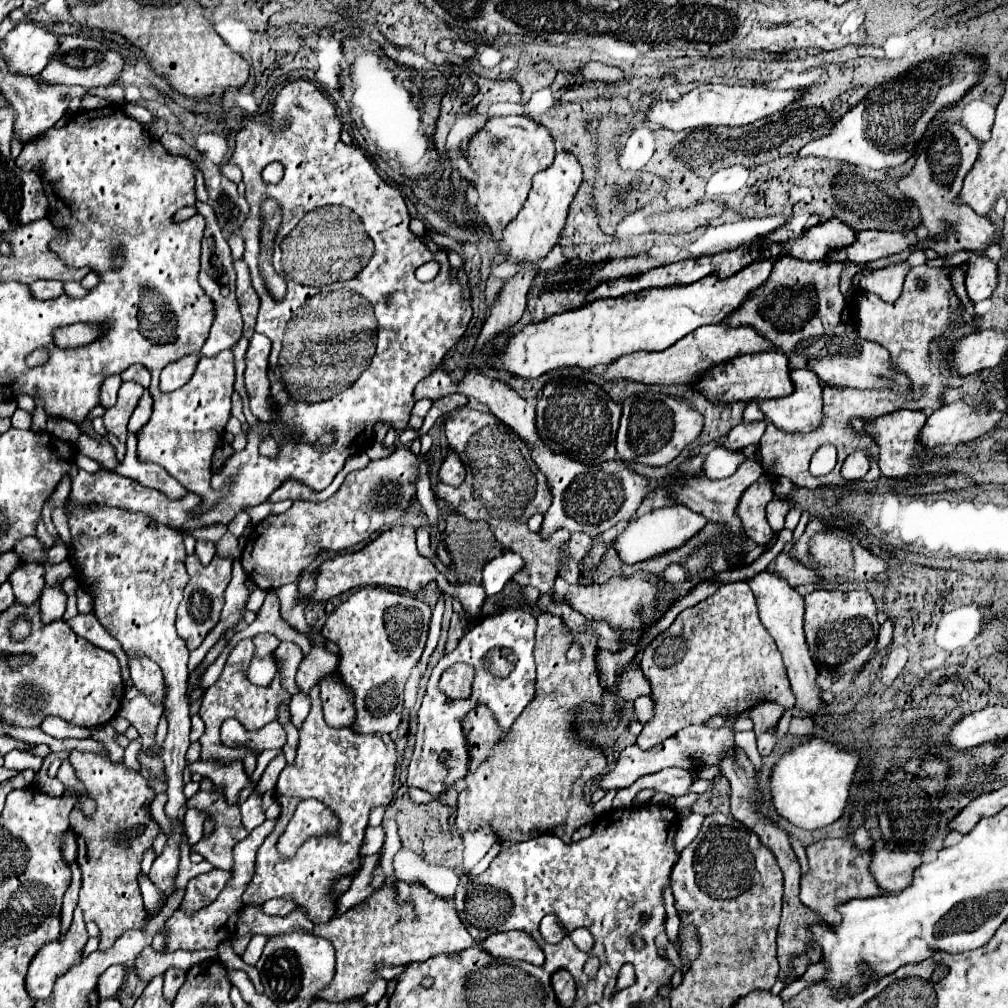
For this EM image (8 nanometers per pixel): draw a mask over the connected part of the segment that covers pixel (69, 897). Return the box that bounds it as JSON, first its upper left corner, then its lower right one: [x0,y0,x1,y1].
[61,862,81,932]

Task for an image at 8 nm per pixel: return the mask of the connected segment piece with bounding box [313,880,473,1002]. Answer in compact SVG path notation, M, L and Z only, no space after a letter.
M403 880L385 882L383 888L365 902L349 908L345 914L329 920L327 924L317 924L313 934L327 938L337 956L331 984L315 994L315 998L329 1002L345 1002L361 996L361 992L367 992L369 980L377 978L373 974L373 966L377 962L425 962L439 952L459 952L473 944L451 902L439 898L425 886Z

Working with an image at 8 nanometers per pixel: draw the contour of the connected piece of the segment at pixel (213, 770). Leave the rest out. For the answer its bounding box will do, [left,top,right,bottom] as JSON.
[189,760,249,804]

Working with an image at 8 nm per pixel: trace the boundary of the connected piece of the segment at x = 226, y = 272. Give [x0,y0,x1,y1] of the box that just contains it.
[195,200,243,356]

